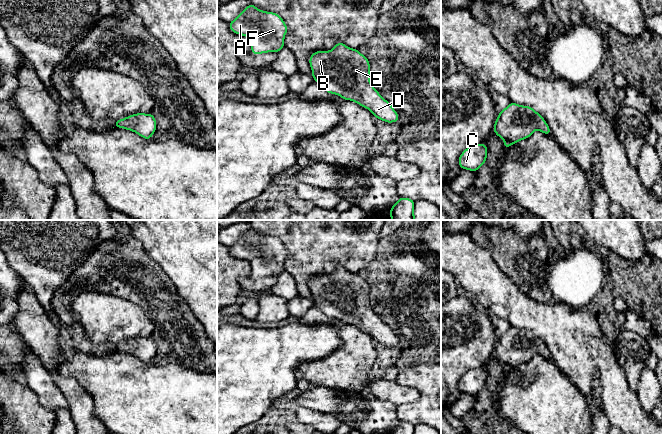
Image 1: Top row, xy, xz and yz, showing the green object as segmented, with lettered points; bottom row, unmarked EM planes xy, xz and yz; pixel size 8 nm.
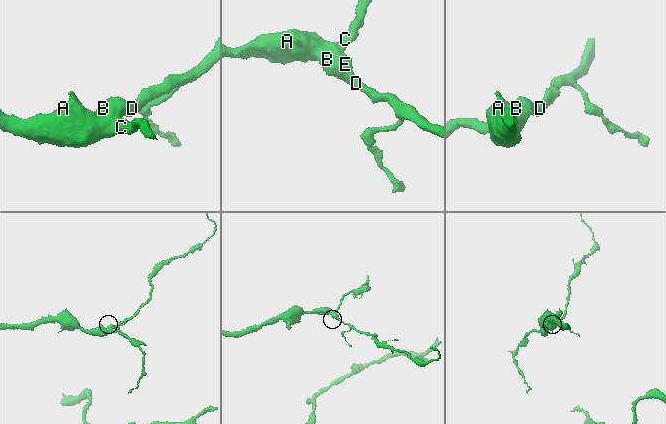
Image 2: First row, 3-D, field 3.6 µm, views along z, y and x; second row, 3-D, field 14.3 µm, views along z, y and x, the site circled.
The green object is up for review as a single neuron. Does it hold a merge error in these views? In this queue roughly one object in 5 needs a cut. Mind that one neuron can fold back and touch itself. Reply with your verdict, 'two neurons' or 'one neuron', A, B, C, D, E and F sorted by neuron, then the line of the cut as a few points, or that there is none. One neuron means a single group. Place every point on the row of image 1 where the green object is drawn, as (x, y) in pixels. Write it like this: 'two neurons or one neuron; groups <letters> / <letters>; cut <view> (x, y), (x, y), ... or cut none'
one neuron; groups A B C D E F; cut none

